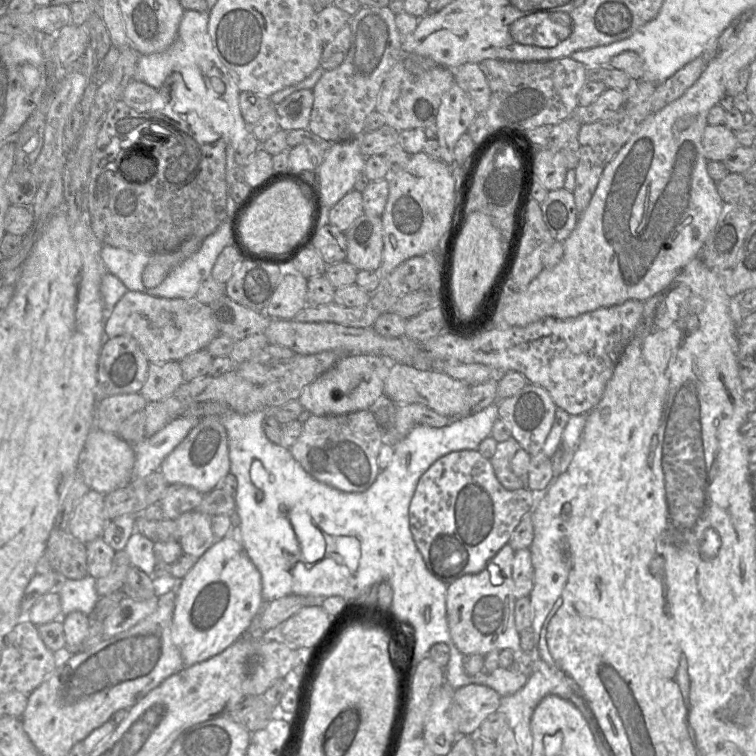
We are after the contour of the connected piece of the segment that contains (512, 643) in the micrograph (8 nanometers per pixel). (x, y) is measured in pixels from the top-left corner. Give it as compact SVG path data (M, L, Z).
M508 543L508 544L504 545L498 551L498 553L487 562L485 568L481 572L479 572L477 574L464 575L464 576L458 578L457 580L455 580L454 582L447 585L446 615L447 615L449 633L450 633L453 643L464 656L473 655L473 654L479 654L481 656L485 656L493 650L501 651L504 649L511 650L513 652L513 655L516 652L522 651L521 647L520 647L519 633L516 628L515 615L514 615L515 602L516 602L516 598L514 596L514 584L513 584L513 580L512 580L512 565L513 565L514 553L515 553L515 551L512 549L510 544Z

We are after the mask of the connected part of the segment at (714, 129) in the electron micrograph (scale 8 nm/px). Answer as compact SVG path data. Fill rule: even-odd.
M707 125L703 136L703 148L708 161L724 161L738 146L735 133L723 125Z

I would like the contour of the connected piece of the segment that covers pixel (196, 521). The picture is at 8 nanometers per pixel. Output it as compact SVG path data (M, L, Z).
M198 510L180 515L176 520L178 542L183 554L199 559L216 540L211 527L211 517Z

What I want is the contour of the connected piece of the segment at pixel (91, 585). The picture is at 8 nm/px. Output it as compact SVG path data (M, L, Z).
M90 575L79 580L59 578L55 590L60 596L62 616L73 611L89 616L100 598L96 591L96 579Z

